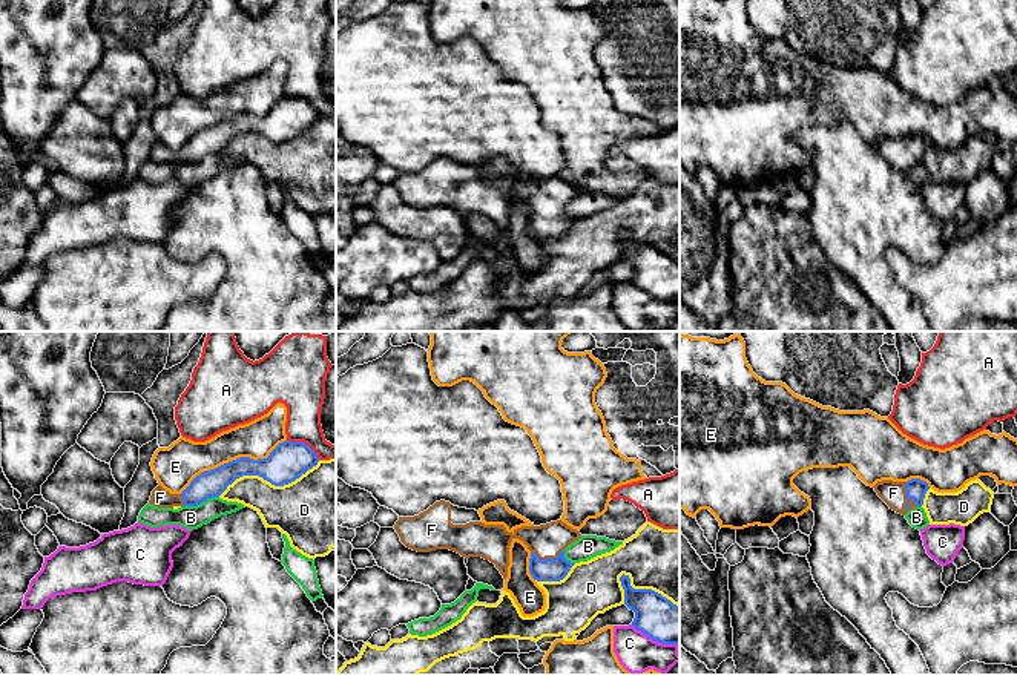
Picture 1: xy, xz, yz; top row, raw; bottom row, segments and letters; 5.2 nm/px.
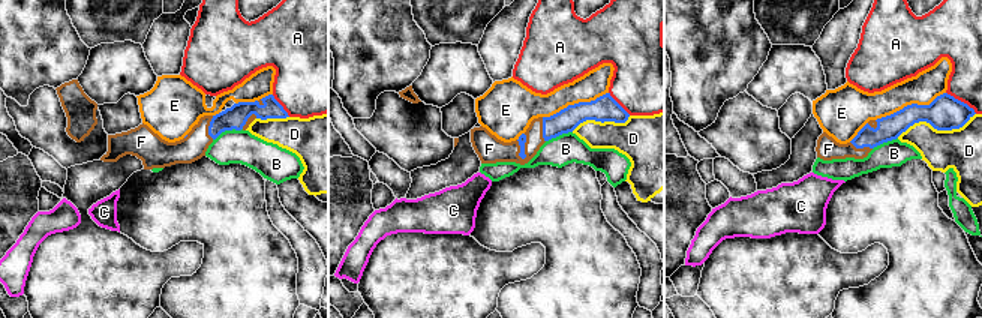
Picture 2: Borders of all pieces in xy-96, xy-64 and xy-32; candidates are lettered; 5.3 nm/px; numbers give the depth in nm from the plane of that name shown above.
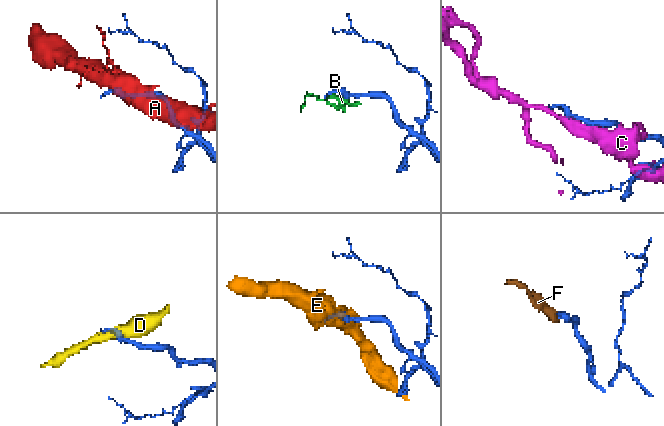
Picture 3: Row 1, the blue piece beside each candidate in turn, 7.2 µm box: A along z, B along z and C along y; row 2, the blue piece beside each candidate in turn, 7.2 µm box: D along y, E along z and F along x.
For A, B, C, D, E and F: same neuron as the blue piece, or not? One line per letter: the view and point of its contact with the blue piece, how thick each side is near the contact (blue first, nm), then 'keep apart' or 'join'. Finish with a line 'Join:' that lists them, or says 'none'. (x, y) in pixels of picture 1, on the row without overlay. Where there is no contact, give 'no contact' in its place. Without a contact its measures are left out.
A: xy (302, 98) | 200/220 nm | keep apart
B: xy (201, 158) | 140/130 nm | keep apart
C: xz (654, 296) | 220/200 nm | keep apart
D: xy (269, 137) | 200/320 nm | keep apart
E: xy (232, 117) | 170/220 nm | keep apart
F: yz (907, 152) | 110/130 nm | join
Join: F

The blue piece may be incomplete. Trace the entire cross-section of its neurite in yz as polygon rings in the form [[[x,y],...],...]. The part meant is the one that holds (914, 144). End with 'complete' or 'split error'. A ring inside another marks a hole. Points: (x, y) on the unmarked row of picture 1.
[[[911,135],[908,138],[882,137],[873,144],[890,166],[902,172],[916,163],[922,163],[925,150],[930,146],[928,140],[920,135]]]; split error

